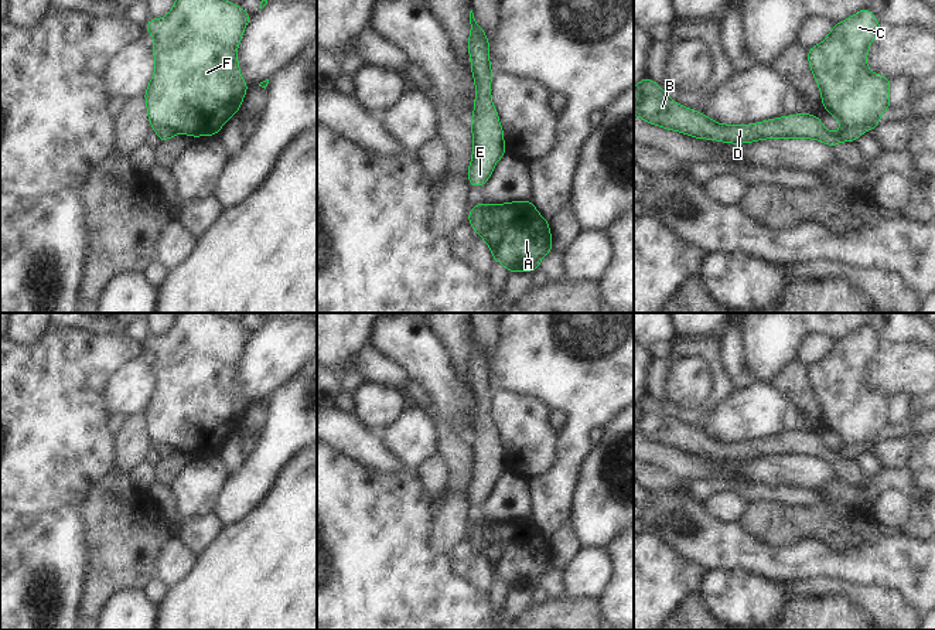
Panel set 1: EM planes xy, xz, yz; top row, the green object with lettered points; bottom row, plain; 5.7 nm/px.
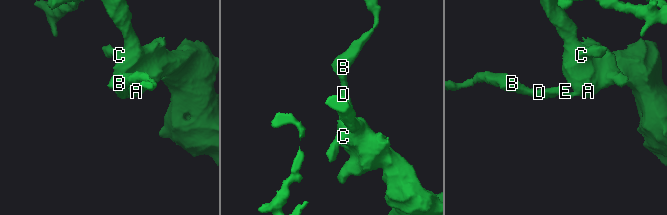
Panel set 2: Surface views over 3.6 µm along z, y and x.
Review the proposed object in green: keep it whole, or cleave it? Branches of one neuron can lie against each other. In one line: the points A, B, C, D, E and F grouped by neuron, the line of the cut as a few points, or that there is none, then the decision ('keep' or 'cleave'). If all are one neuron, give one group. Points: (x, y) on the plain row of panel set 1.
A C F / B D E; cut in xz along (490, 523), (480, 535), (473, 535); cleave

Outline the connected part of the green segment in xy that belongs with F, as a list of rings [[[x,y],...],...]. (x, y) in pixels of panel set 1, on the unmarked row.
[[[178,313],[164,336],[147,338],[144,348],[149,348],[156,358],[153,364],[156,388],[143,413],[147,419],[147,435],[154,447],[170,445],[174,450],[185,450],[191,454],[215,453],[223,440],[242,426],[240,422],[249,402],[239,392],[236,368],[250,334],[252,331],[248,331],[240,323],[221,313]]]

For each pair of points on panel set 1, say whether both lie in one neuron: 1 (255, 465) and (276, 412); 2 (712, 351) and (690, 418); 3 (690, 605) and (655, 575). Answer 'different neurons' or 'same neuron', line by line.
1: same neuron
2: same neuron
3: different neurons

